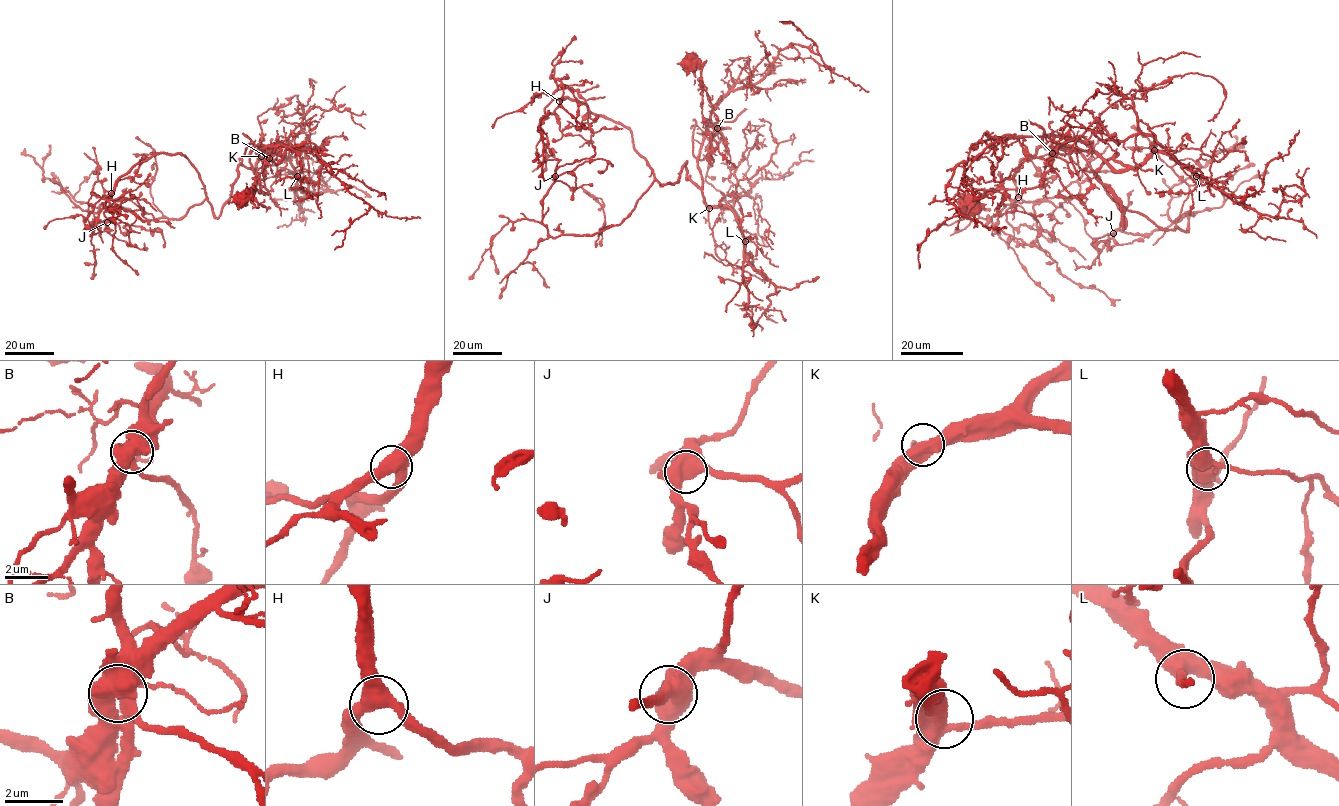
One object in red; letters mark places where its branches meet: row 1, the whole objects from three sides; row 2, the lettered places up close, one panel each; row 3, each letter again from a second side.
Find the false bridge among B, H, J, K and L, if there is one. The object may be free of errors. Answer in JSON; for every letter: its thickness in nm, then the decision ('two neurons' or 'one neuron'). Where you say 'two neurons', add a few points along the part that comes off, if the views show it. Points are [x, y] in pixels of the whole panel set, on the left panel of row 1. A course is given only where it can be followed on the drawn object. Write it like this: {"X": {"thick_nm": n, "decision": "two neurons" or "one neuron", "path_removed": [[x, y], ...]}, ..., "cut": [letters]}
{"B": {"thick_nm": 650, "decision": "two neurons", "path_removed": [[270, 159], [275, 147], [260, 149], [262, 130], [257, 117], [288, 104], [297, 95], [305, 118], [302, 133]]}, "H": {"thick_nm": 480, "decision": "one neuron"}, "J": {"thick_nm": 600, "decision": "one neuron"}, "K": {"thick_nm": 480, "decision": "one neuron"}, "L": {"thick_nm": 440, "decision": "one neuron"}, "cut": ["B"]}

